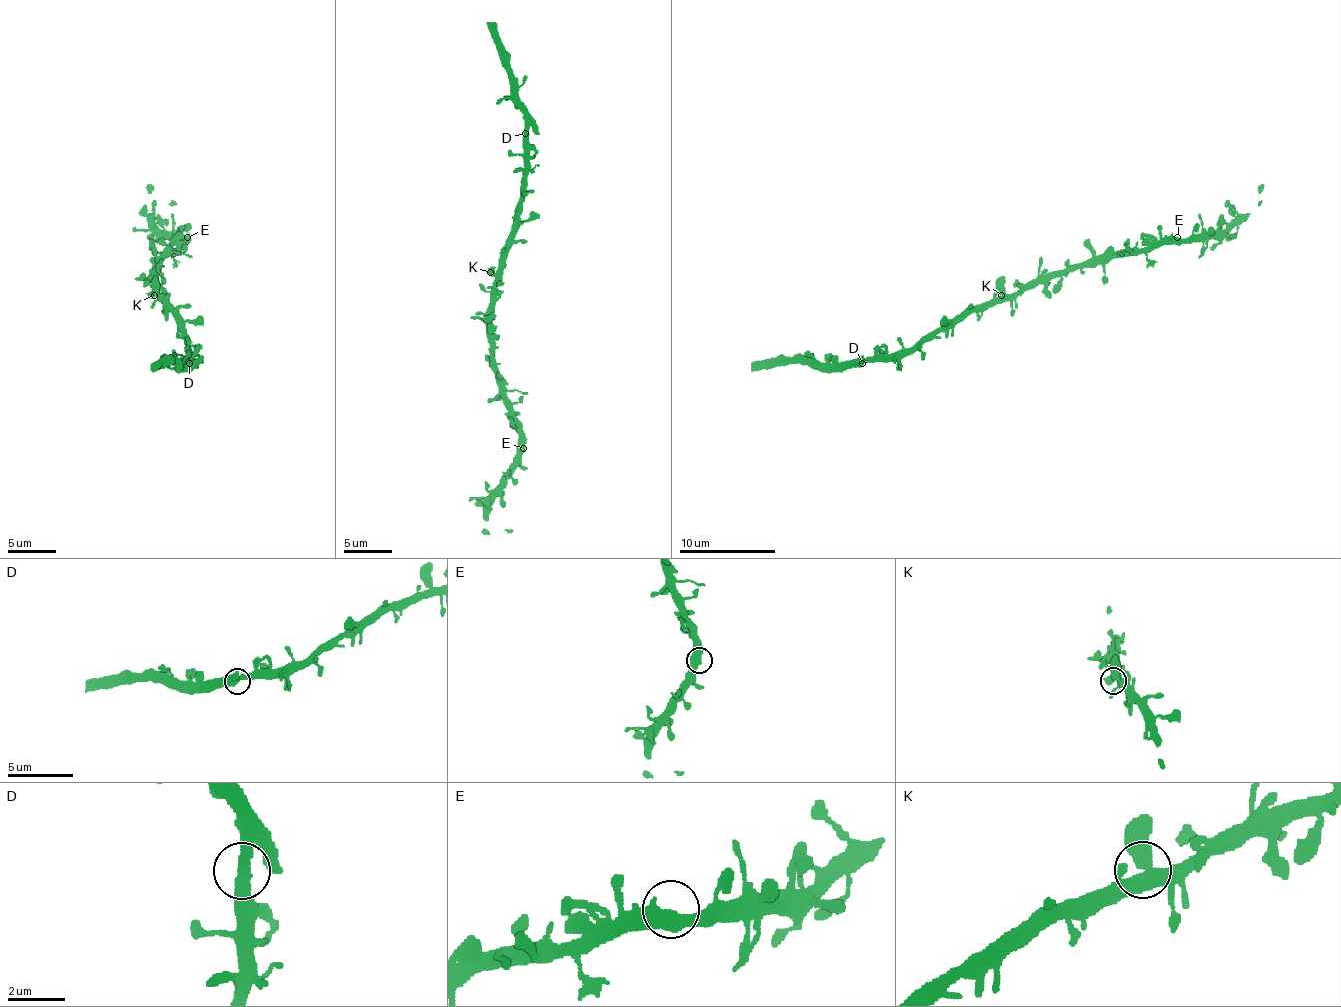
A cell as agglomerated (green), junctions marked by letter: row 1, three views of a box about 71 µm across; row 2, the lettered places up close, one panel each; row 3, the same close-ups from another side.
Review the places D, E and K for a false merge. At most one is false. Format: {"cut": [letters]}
{"cut": []}

